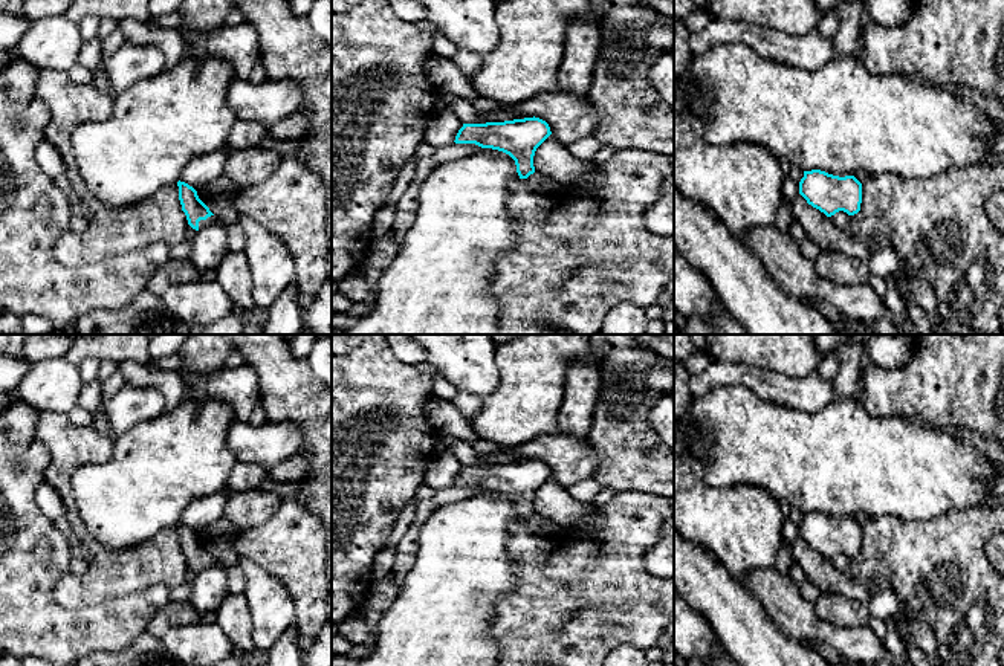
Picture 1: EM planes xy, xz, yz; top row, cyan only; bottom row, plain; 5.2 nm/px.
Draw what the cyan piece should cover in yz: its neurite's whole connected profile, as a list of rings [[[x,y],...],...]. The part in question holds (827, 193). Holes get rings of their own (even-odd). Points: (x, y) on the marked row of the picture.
[[[821,170],[804,171],[799,194],[827,217],[839,211],[854,215],[860,211],[862,183],[854,176],[833,176]]]

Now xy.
[[[177,182],[179,200],[182,211],[186,215],[188,225],[199,231],[206,225],[222,221],[219,220],[209,208],[199,199],[197,191],[185,182]]]

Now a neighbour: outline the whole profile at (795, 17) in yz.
[[[706,0],[708,11],[721,20],[746,21],[801,37],[818,27],[822,12],[816,0]]]

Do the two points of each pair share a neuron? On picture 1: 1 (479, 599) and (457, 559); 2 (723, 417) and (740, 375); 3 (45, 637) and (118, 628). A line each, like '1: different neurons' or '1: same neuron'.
1: same neuron
2: different neurons
3: same neuron

